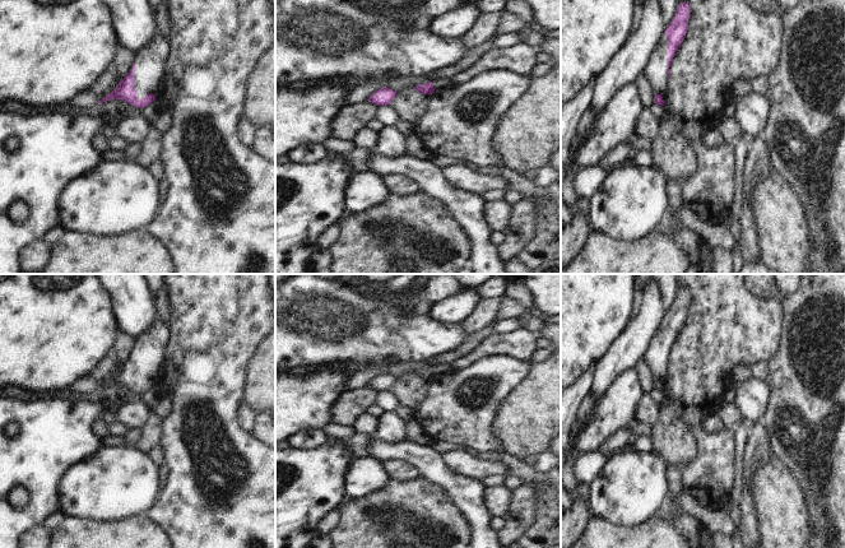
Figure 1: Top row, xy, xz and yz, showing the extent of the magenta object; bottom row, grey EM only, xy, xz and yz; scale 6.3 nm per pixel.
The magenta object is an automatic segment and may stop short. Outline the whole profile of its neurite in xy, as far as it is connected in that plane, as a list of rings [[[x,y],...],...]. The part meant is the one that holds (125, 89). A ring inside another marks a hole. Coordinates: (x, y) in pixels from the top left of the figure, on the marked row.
[[[157,33],[145,47],[135,54],[135,60],[127,75],[117,87],[99,101],[122,99],[131,106],[144,108],[155,101],[155,93],[168,57],[168,41]]]

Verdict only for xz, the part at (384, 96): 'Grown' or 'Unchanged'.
Unchanged.

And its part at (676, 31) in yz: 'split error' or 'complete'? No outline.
split error

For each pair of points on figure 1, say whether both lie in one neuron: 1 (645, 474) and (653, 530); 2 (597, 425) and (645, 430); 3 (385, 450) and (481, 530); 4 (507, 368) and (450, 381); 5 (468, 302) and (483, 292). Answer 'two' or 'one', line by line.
1: two
2: two
3: one
4: one
5: two

